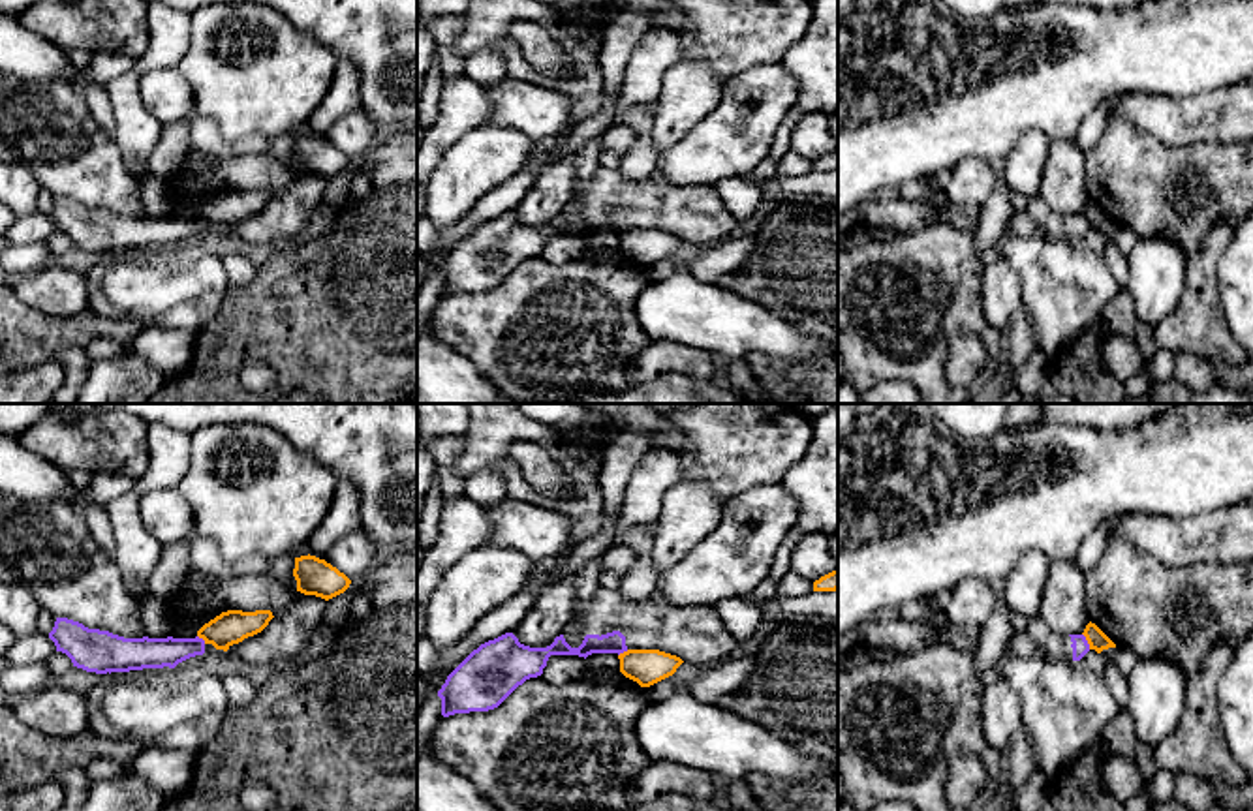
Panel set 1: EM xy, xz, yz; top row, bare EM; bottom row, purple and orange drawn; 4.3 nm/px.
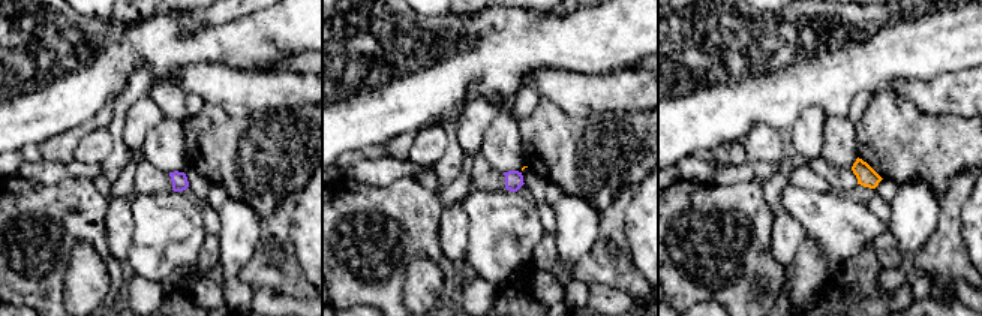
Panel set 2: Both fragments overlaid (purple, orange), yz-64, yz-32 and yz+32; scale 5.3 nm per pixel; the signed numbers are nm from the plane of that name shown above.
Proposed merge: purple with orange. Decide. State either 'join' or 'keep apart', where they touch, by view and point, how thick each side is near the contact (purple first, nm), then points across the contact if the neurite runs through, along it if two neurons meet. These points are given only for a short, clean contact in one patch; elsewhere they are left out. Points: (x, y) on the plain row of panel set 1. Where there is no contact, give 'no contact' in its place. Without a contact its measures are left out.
keep apart; meets purple in yz at (1086, 220); 70 nm thick on the purple side, 90 nm on the other; border along yz (1082, 213), (1090, 228)

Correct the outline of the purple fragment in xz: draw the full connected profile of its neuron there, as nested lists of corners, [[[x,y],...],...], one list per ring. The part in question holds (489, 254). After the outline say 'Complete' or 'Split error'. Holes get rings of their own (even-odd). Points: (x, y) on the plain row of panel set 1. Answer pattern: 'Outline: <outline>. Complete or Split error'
Outline: [[[601,167],[580,193],[584,220],[571,227],[564,214],[547,227],[530,227],[505,212],[473,229],[445,259],[438,276],[441,295],[488,291],[518,265],[543,253],[550,235],[624,233],[659,229],[684,242],[712,248],[736,227],[714,186],[674,186],[659,173],[633,182],[622,171]]]. Split error

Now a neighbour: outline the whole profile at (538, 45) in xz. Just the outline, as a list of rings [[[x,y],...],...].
[[[517,21],[509,26],[509,38],[535,69],[554,75],[571,71],[571,60],[545,26],[532,21]]]

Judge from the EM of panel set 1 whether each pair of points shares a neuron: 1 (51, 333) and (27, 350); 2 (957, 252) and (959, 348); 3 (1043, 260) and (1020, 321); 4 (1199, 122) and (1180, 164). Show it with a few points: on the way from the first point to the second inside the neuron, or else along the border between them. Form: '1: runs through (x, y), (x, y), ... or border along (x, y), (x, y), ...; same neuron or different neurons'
1: runs through (46, 335), (32, 344); same neuron
2: border along (975, 335), (951, 338), (947, 378); different neurons
3: border along (1022, 306), (1041, 348); different neurons
4: border along (1146, 136), (1169, 145), (1197, 141), (1233, 143); different neurons

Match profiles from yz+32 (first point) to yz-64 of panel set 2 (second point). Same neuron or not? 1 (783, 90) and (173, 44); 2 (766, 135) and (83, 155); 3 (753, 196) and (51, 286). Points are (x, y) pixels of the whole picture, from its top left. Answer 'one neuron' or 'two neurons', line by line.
1: one neuron
2: one neuron
3: one neuron

